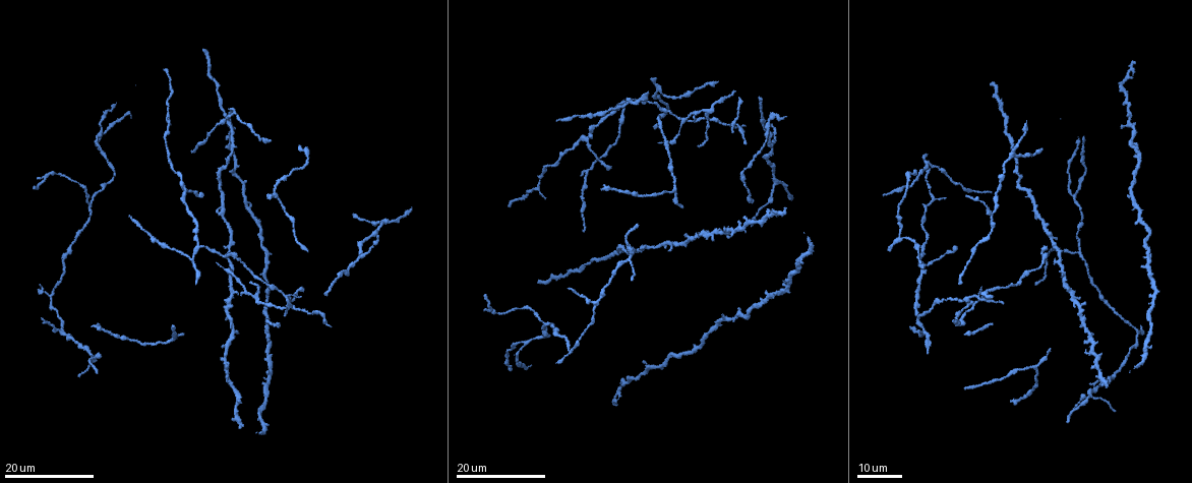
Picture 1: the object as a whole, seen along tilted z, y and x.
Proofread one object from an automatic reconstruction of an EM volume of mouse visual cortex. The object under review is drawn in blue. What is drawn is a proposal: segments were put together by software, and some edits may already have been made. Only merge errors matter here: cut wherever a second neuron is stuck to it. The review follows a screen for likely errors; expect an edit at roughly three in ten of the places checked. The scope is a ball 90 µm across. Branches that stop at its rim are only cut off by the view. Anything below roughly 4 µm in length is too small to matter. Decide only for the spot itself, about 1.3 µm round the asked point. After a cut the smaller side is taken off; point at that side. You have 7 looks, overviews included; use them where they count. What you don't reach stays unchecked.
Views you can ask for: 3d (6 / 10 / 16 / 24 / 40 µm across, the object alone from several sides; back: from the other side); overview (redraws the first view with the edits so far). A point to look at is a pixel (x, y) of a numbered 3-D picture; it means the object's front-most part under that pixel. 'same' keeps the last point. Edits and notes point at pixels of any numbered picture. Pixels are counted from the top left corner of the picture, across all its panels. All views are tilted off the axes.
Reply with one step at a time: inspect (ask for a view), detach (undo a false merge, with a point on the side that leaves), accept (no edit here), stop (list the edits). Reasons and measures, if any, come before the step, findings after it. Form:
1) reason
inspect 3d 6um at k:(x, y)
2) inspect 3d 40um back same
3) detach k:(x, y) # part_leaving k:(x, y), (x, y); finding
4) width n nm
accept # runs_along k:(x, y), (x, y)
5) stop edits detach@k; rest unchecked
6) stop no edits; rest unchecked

arms part here
inspect 3d 24um at 1:(101, 153)

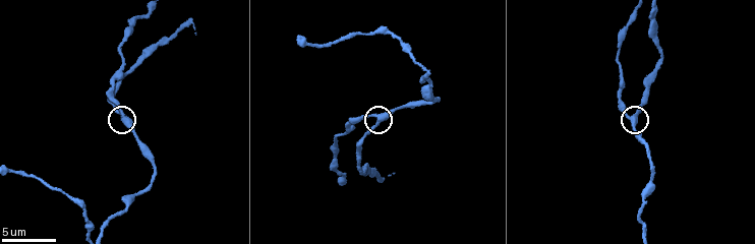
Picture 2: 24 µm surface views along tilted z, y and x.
inspect 3d 10um at 2:(380, 117)

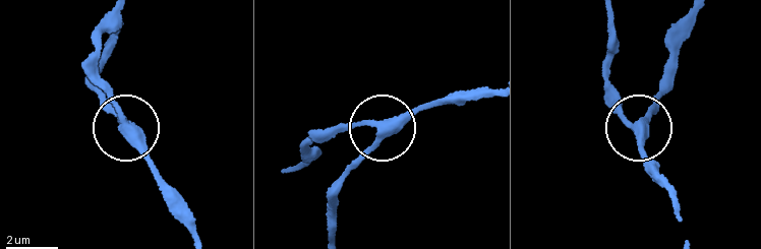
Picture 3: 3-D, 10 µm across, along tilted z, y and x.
arms 3
accept # runs_along 3:(677, 200), (637, 133), (653, 101), (672, 87); one neuron here

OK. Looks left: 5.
three-way junction
inspect 3d 24um at 1:(586, 139)

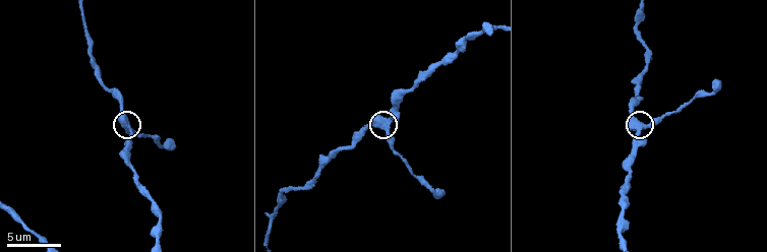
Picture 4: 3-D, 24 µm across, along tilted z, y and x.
zoom in
inspect 3d 10um at 4:(645, 127)

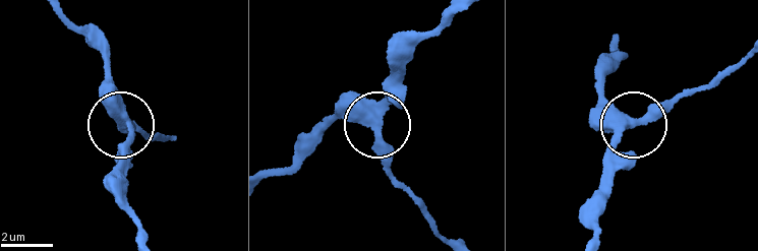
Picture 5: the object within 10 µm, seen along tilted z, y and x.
accept # runs_along 5:(620, 44), (602, 91), (607, 112), (639, 122), (688, 90); continuous, no second neuron

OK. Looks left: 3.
inspect 3d 16um at 1:(300, 309)

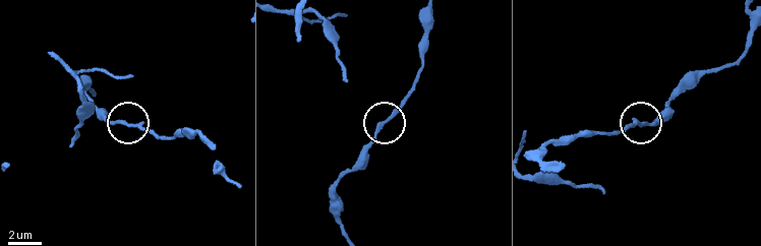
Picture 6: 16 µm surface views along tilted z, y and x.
inspect 3d 6um at 6:(381, 126)

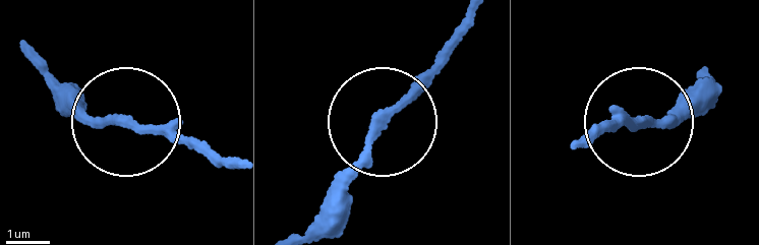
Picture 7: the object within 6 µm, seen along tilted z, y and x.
accept # continuous, no second neuron

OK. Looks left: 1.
stop no edits; rest unchecked

